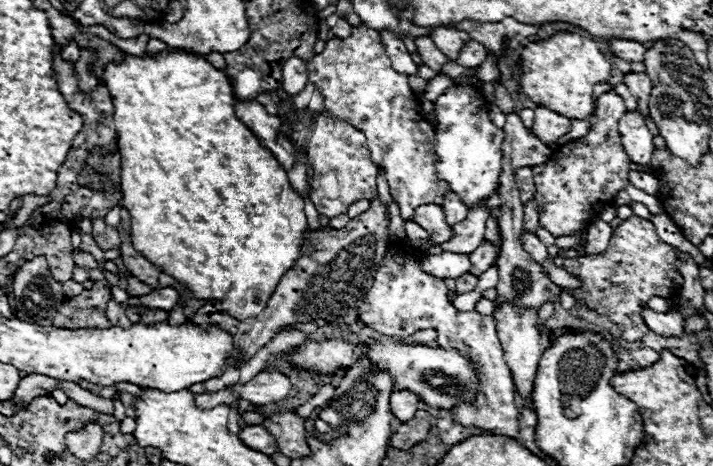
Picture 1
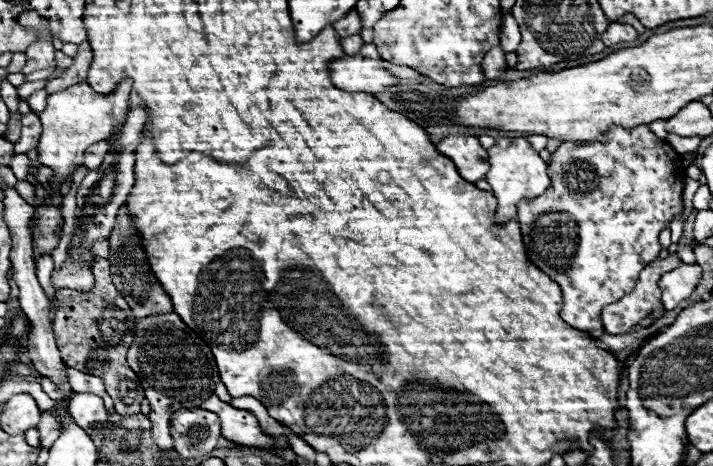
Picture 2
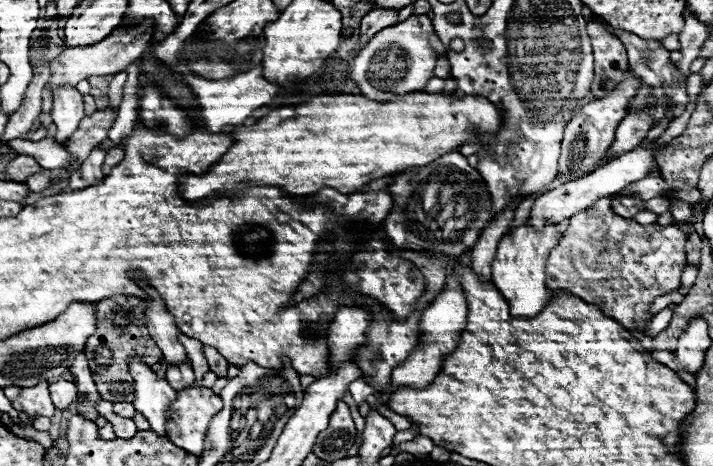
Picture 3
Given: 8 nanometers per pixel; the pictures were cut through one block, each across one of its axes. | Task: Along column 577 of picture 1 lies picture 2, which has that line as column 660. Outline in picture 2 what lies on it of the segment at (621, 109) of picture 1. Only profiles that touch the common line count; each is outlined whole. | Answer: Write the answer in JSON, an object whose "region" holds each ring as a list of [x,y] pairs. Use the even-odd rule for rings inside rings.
{"region":[[[612,126],[610,130],[606,130],[602,134],[606,138],[606,142],[562,142],[562,146],[552,154],[550,162],[548,162],[548,176],[552,180],[550,188],[532,200],[520,200],[518,202],[518,224],[522,228],[522,240],[524,240],[524,248],[526,248],[526,256],[532,264],[538,266],[538,270],[542,270],[544,274],[548,274],[560,288],[562,288],[562,296],[564,296],[564,304],[560,310],[560,316],[578,330],[584,332],[594,332],[594,330],[602,330],[602,322],[600,322],[600,310],[606,304],[618,302],[620,298],[624,298],[626,294],[630,294],[638,282],[640,270],[644,270],[644,266],[652,260],[658,258],[660,252],[660,244],[658,244],[658,234],[664,228],[670,228],[670,222],[682,214],[684,206],[682,206],[682,190],[684,190],[684,166],[682,166],[682,156],[678,152],[674,152],[674,148],[666,142],[656,138],[648,126],[636,126],[636,128],[622,128],[622,126]]]}

